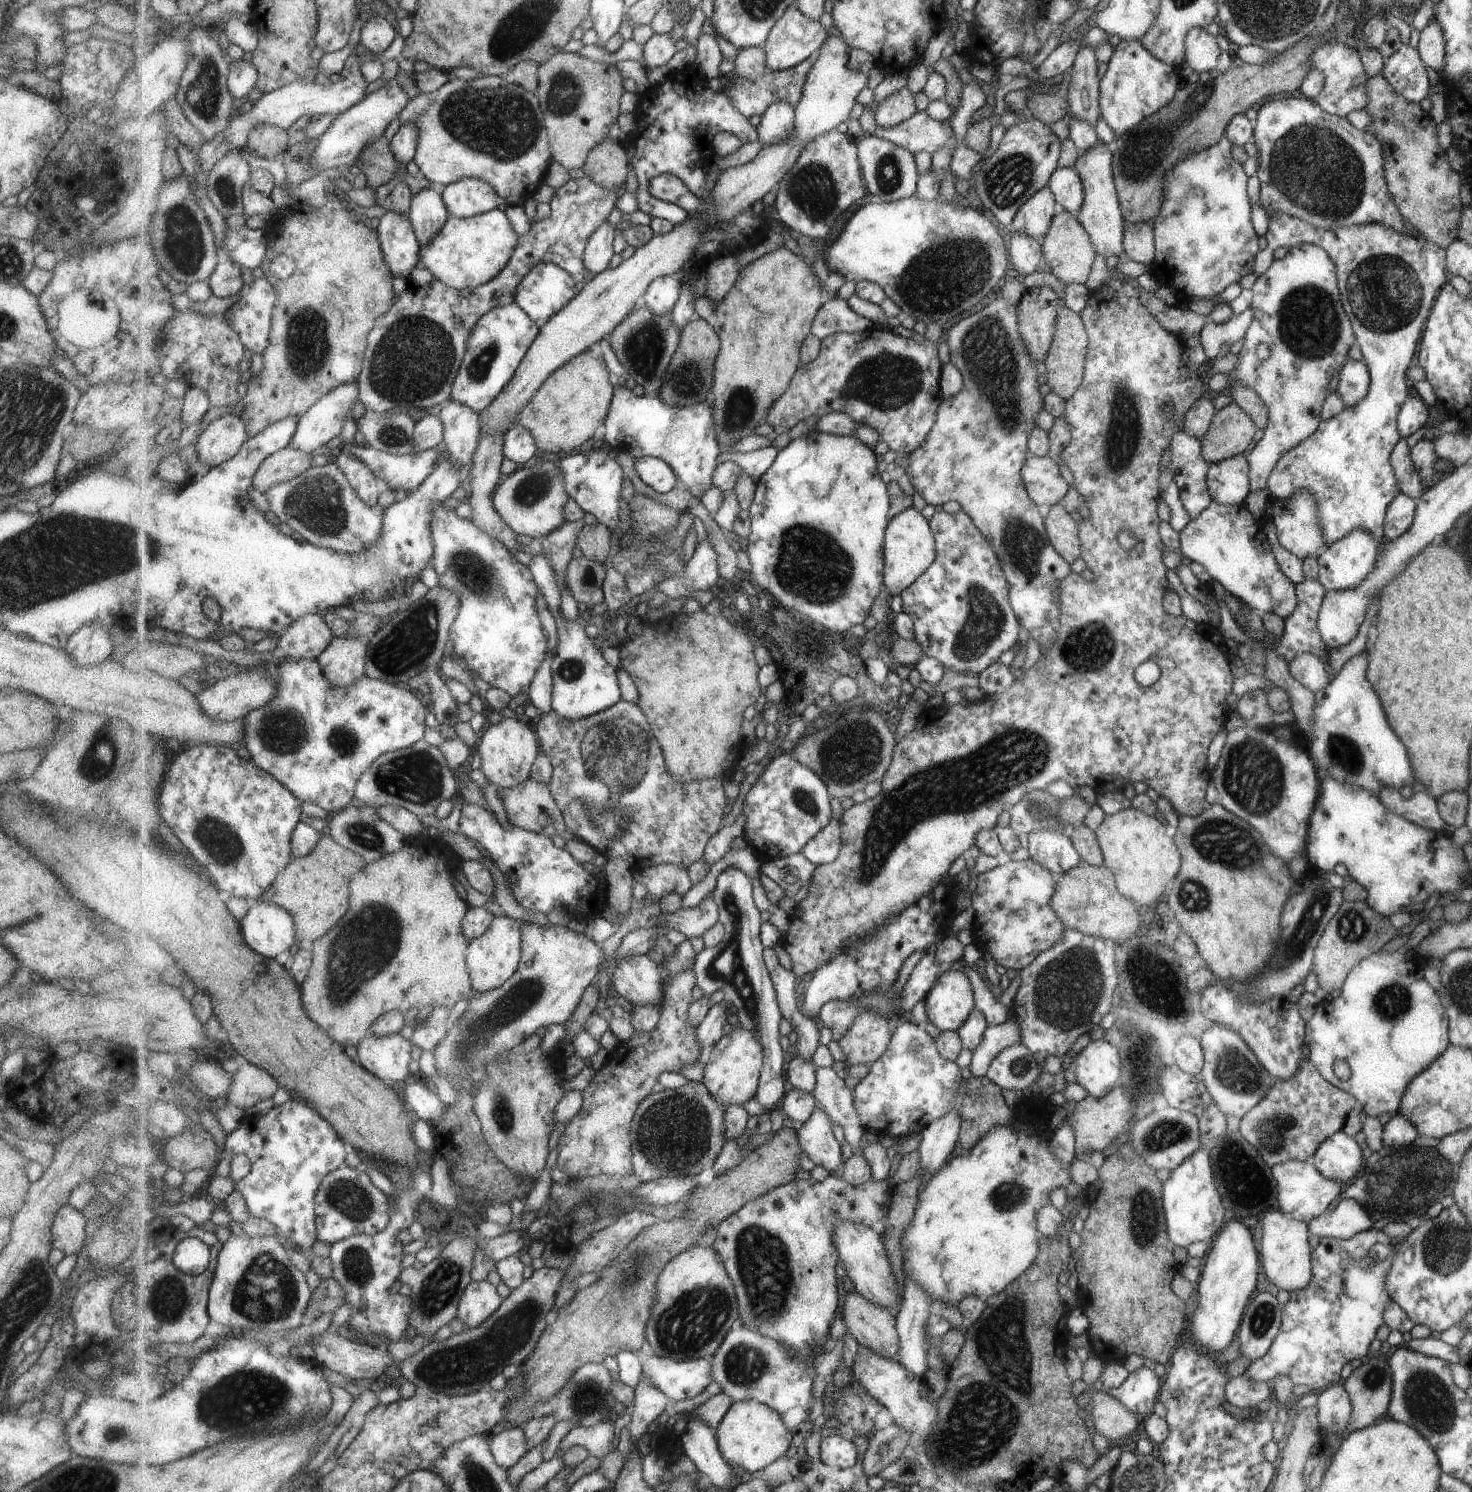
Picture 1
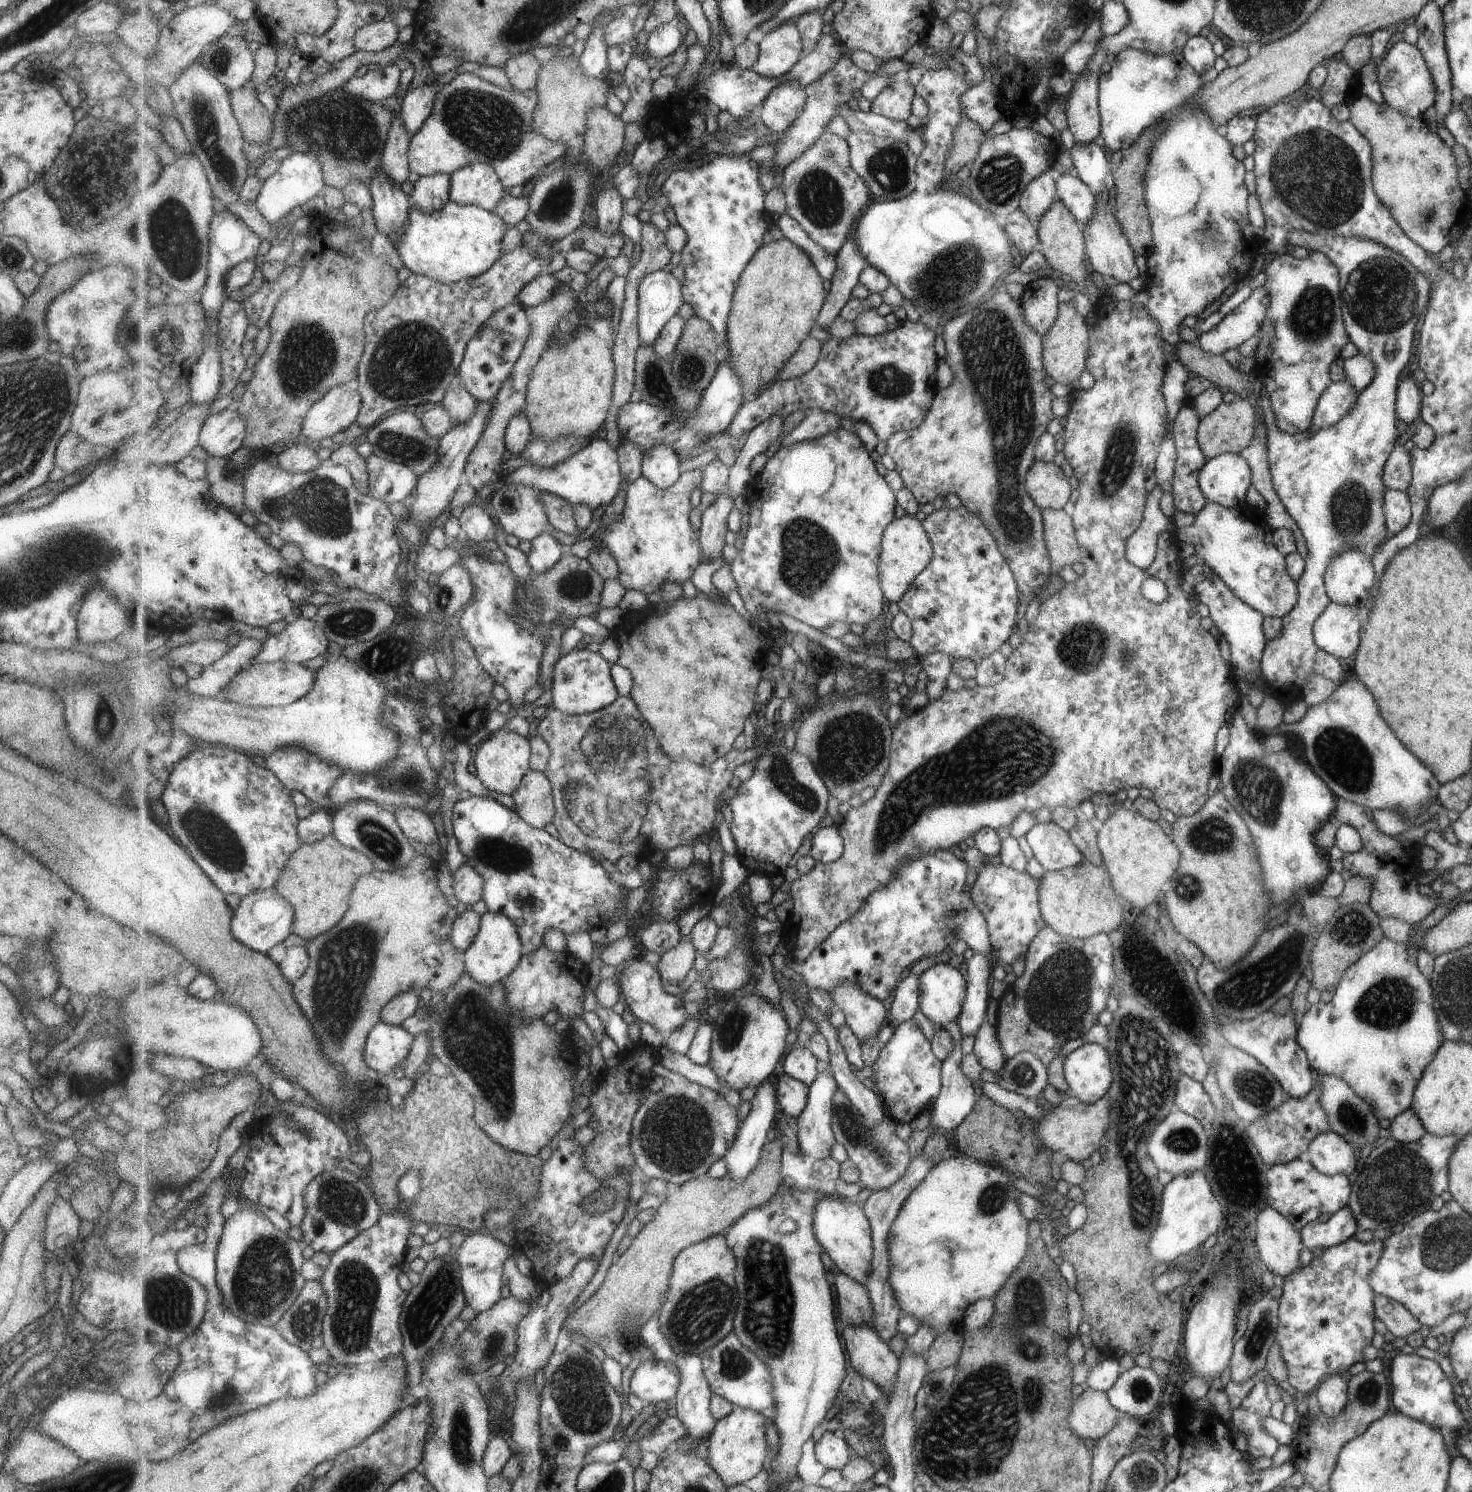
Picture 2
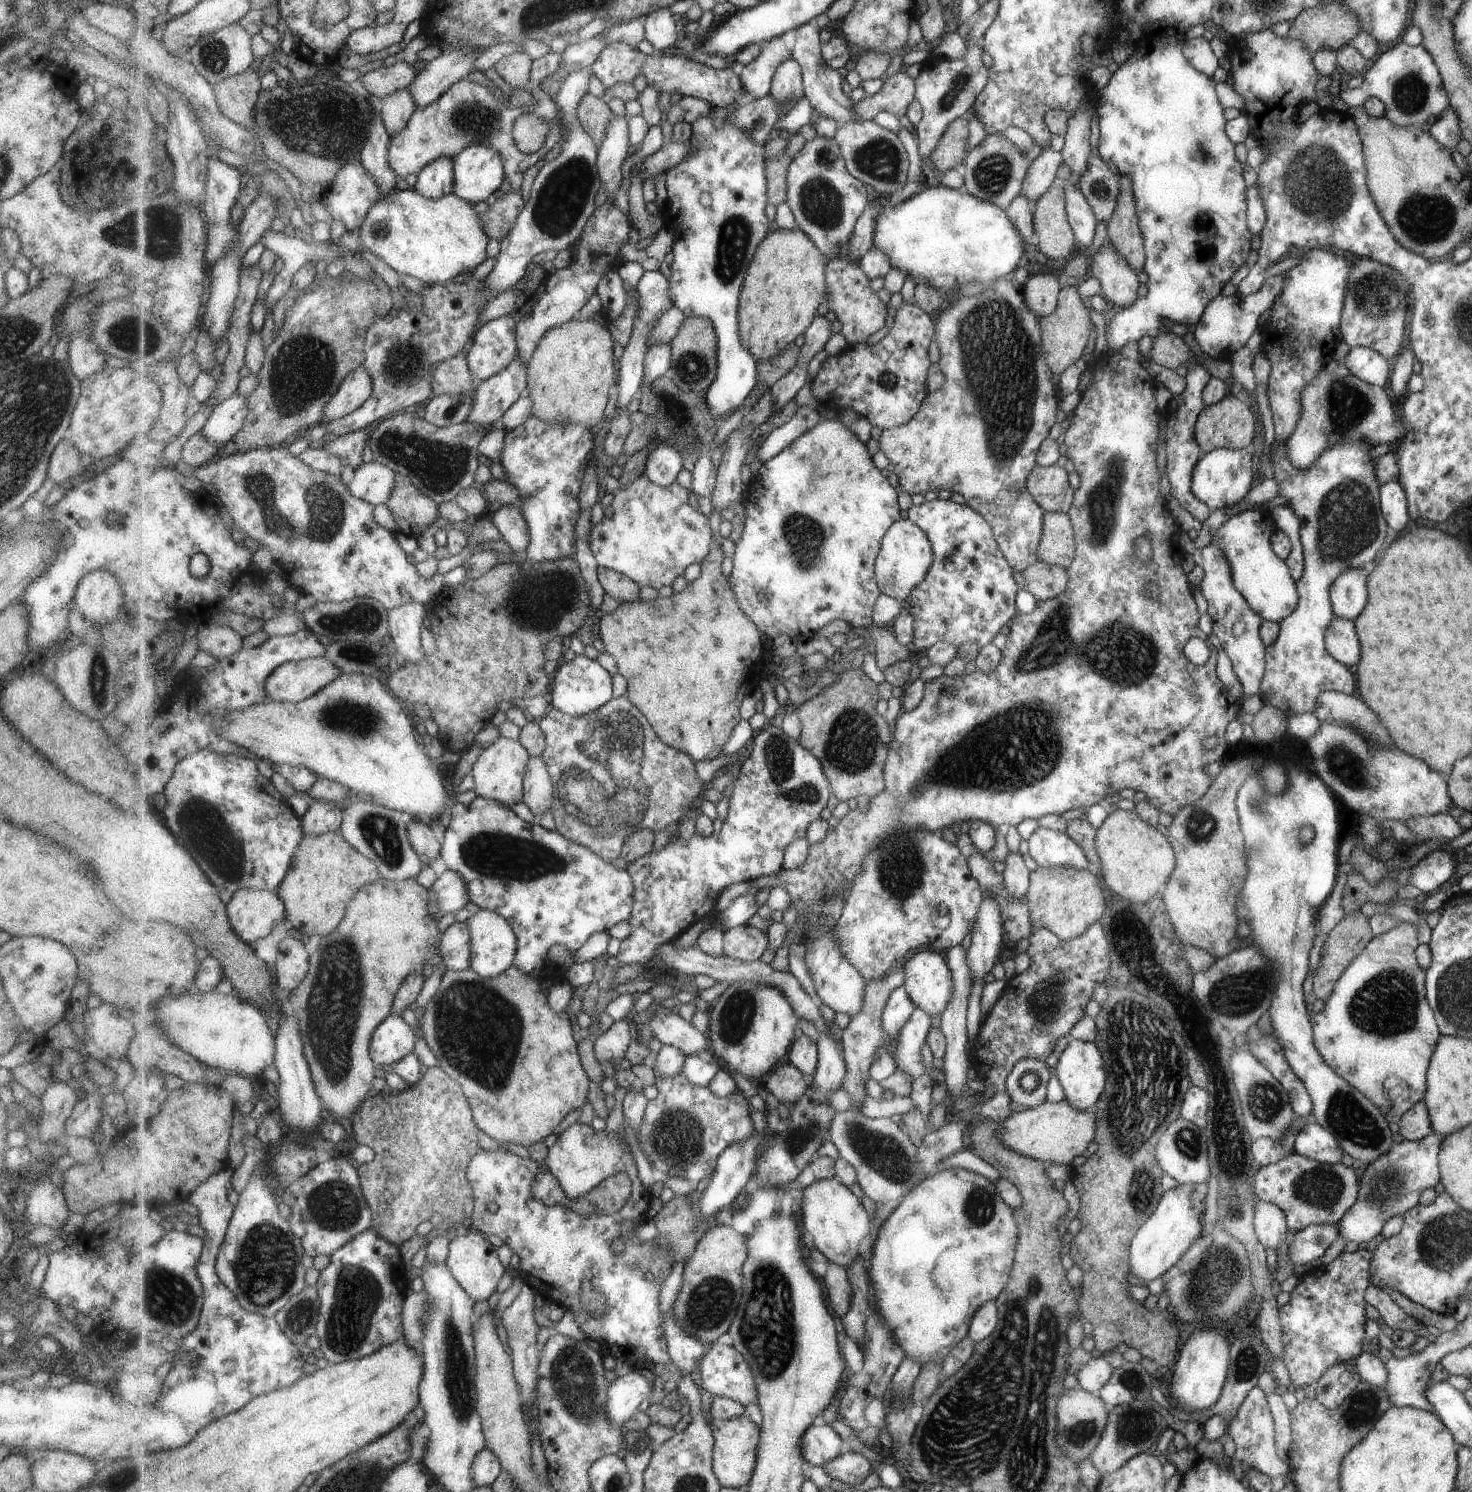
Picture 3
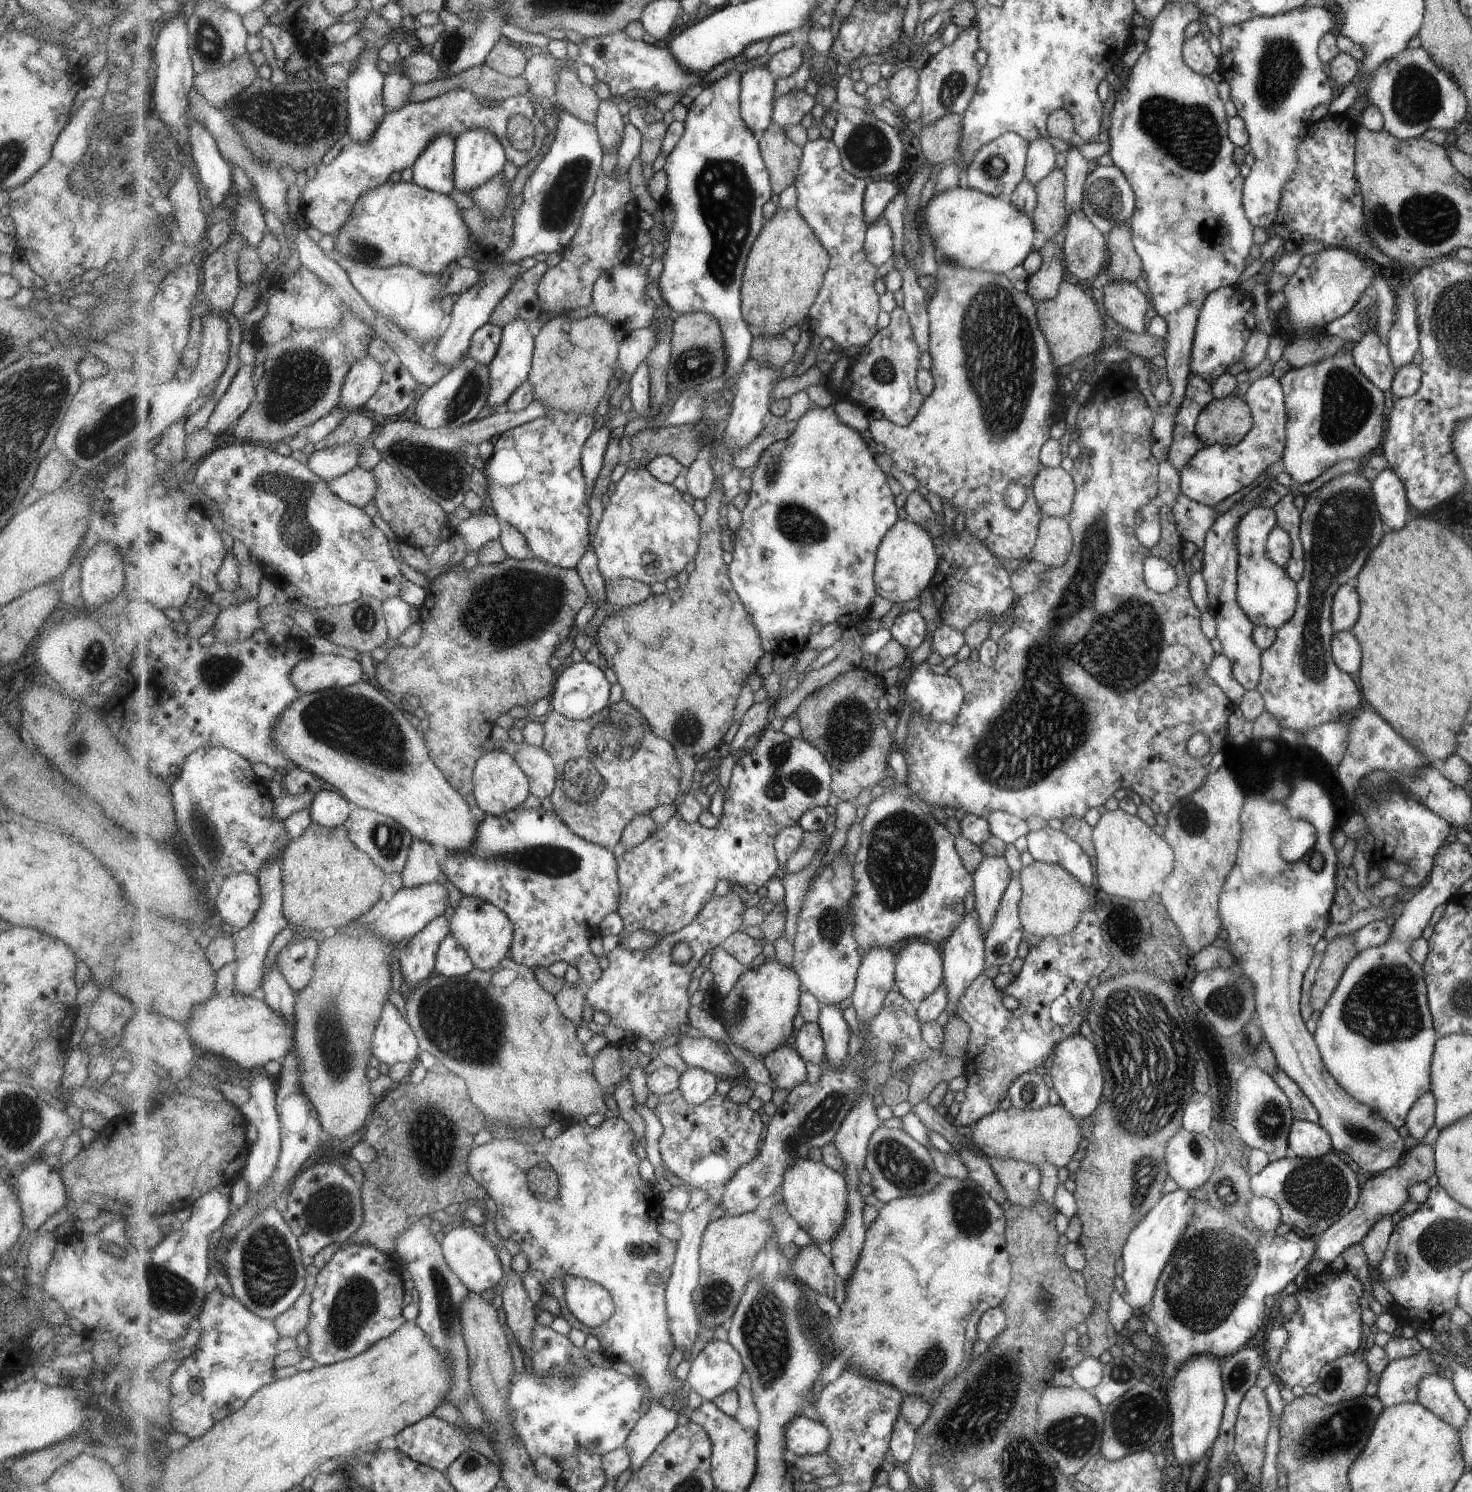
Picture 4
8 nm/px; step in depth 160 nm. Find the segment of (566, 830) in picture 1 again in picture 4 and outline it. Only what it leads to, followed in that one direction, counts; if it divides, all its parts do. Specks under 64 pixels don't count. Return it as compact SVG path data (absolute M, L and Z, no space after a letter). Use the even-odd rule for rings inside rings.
M509 739L504 750L517 759L529 777L531 795L542 799L552 796L559 771L556 760L545 747L532 745L527 741L518 743Z

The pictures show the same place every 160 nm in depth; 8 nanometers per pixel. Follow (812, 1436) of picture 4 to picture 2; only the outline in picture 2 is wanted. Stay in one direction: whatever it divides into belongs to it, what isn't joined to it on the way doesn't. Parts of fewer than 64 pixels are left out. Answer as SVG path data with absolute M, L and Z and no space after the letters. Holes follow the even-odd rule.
M825 1432L816 1436L815 1455L827 1469L843 1470L853 1458L853 1451L839 1432Z

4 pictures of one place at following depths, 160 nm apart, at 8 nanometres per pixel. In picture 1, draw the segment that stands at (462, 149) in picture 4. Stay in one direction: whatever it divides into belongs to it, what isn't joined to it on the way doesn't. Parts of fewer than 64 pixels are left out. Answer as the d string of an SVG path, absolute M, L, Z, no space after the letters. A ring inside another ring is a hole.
M473 177L447 185L442 195L451 216L461 218L491 212L501 200L492 184Z

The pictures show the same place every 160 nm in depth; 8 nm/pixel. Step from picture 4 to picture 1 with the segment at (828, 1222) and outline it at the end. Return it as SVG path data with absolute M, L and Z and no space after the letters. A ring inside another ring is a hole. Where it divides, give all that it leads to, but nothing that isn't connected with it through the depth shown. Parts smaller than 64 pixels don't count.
M847 1221L841 1225L838 1224L834 1241L840 1252L841 1264L853 1280L857 1292L865 1296L867 1300L873 1301L897 1315L903 1308L904 1289L899 1288L899 1282L891 1268L889 1254L881 1240L881 1234L877 1234L873 1228L865 1226L863 1223Z

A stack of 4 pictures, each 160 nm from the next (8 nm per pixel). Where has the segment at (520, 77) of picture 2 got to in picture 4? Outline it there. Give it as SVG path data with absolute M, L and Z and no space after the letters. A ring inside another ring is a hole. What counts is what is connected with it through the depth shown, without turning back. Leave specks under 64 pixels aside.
M499 41L491 49L486 63L498 73L515 78L524 74L529 61L519 44Z

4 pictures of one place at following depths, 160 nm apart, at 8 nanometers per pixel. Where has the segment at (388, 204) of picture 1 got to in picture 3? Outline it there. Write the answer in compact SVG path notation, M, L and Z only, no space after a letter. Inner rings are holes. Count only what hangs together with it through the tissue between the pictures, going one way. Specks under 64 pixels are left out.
M408 88L386 96L379 104L384 123L392 138L404 130L418 107Z

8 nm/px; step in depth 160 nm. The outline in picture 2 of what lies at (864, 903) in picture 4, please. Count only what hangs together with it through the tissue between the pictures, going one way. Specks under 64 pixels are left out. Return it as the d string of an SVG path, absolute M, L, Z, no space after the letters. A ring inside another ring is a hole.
M947 849L908 861L896 871L896 876L886 889L872 893L860 911L841 924L803 963L801 974L808 988L825 989L831 993L840 983L858 983L871 996L885 1000L893 994L905 970L931 954L939 954L949 947L951 940L961 939L974 953L992 957L987 921L973 904L971 896L963 892L965 867L964 861L957 859Z

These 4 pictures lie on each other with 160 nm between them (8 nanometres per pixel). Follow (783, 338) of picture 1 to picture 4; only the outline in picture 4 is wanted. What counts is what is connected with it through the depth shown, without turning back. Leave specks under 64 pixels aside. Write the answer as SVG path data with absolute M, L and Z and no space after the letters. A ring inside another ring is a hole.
M777 206L774 216L765 223L764 230L753 245L744 272L742 313L749 326L759 328L765 337L782 335L789 328L799 326L809 318L810 310L824 286L831 264L832 254L825 248L808 220L805 220L804 214L797 207L784 209Z

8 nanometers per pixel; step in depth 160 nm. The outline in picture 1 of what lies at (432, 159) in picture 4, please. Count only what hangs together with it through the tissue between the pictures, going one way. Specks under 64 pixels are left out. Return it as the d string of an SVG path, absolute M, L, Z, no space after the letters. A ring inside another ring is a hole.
M432 189L414 195L409 215L422 246L428 245L444 230L451 216L444 196Z

